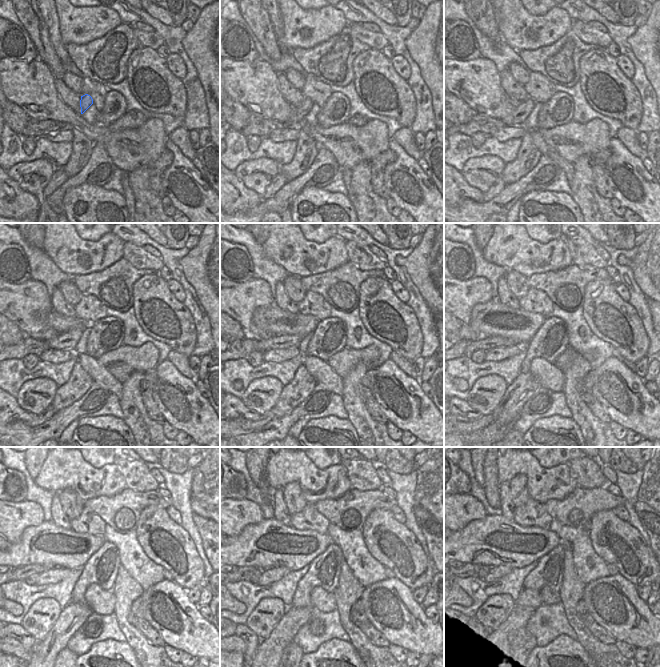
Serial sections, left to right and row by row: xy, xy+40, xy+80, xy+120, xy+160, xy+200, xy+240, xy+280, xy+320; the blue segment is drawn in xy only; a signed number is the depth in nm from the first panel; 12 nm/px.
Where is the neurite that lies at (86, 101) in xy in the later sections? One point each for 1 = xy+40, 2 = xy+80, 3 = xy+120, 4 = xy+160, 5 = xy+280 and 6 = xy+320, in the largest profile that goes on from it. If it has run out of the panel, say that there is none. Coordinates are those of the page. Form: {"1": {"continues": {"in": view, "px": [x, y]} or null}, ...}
{"1": {"continues": {"in": "xy+40", "px": [300, 111]}}, "2": {"continues": {"in": "xy+80", "px": [522, 110]}}, "3": {"continues": {"in": "xy+120", "px": [67, 340]}}, "4": {"continues": {"in": "xy+160", "px": [285, 341]}}, "5": {"continues": {"in": "xy+280", "px": [240, 574]}}, "6": {"continues": {"in": "xy+320", "px": [467, 570]}}}

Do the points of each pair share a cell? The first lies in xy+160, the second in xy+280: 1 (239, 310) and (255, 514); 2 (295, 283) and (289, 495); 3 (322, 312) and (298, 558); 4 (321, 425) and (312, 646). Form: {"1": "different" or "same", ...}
{"1": "same", "2": "same", "3": "different", "4": "different"}

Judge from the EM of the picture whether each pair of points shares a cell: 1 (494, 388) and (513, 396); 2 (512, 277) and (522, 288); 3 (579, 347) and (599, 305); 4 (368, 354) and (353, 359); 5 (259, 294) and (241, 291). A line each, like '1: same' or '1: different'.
1: different
2: same
3: different
4: same
5: same

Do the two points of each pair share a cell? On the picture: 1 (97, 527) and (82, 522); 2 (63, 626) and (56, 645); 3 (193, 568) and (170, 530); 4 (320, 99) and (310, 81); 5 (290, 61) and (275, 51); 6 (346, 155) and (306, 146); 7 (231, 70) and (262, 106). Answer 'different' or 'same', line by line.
1: same
2: same
3: same
4: same
5: different
6: different
7: same

